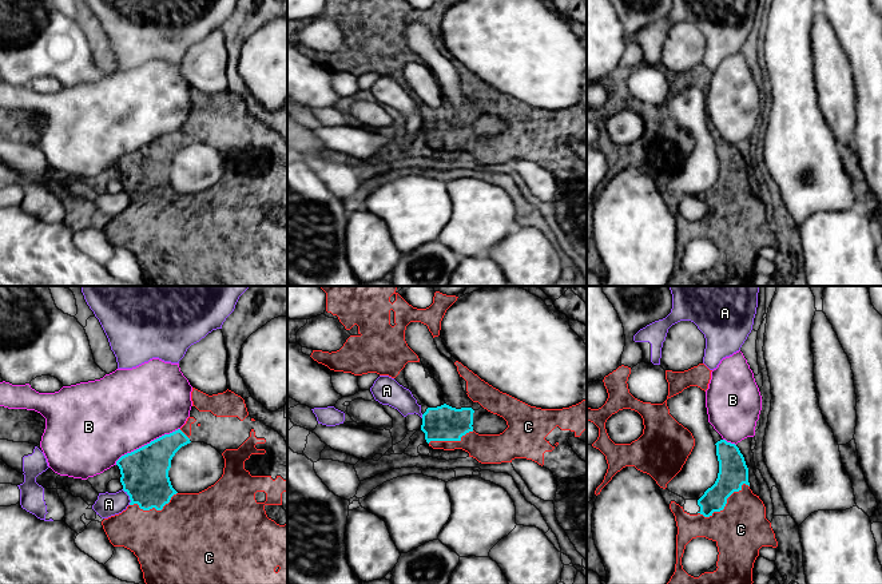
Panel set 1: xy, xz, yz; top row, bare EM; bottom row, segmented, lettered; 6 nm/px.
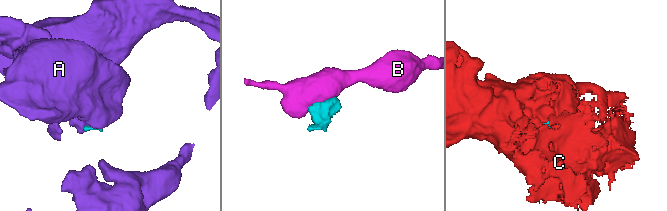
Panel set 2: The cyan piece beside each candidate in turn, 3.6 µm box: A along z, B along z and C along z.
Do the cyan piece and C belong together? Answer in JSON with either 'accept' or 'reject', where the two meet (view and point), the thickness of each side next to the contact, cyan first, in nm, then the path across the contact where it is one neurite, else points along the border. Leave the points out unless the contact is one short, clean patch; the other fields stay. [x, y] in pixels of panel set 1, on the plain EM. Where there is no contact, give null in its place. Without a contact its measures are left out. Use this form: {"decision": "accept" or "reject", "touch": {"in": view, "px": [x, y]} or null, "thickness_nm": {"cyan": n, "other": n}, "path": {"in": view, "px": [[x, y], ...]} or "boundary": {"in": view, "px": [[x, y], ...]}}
{"decision": "accept", "touch": {"in": "yz", "px": [724, 206]}, "thickness_nm": {"cyan": 180, "other": 320}}

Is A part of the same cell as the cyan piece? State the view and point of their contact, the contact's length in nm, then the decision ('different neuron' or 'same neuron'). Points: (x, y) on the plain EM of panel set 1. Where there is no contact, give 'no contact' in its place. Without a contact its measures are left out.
xy (130, 198) | 110 nm | different neuron

